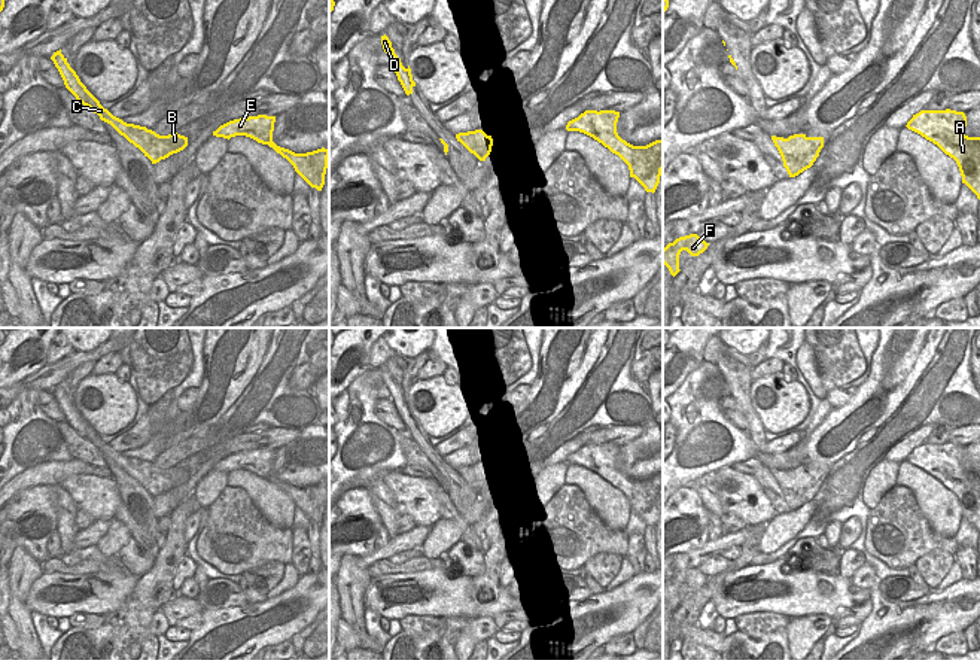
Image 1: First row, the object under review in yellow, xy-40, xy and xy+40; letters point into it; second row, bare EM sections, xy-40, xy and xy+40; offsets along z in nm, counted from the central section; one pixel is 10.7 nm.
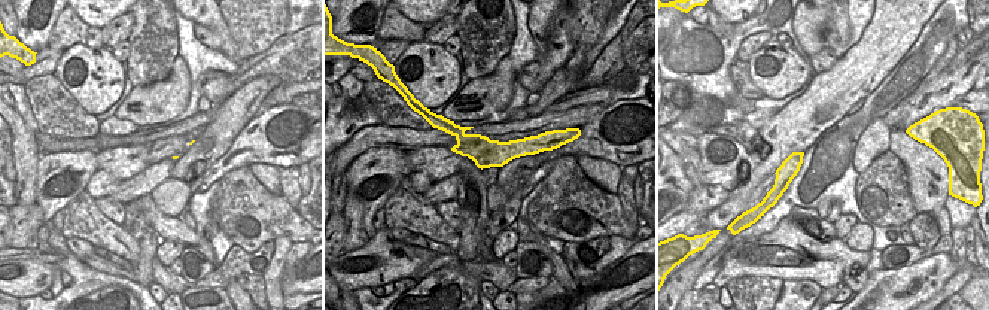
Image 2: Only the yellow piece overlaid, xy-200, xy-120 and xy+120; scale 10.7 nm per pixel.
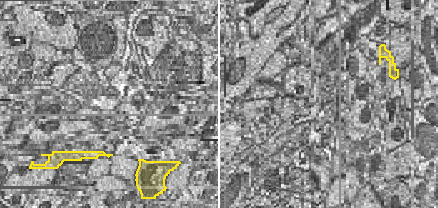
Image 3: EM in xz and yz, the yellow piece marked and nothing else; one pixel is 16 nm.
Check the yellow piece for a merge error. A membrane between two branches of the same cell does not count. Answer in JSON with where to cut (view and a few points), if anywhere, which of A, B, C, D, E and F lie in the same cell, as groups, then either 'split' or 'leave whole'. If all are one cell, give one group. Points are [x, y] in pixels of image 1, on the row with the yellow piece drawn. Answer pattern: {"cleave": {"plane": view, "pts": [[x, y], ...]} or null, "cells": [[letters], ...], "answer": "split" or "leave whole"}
{"cleave": {"plane": "xy", "pts": [[456, 136], [475, 151], [481, 160]]}, "cells": [["A", "B", "C", "D", "E"], ["F"]], "answer": "split"}

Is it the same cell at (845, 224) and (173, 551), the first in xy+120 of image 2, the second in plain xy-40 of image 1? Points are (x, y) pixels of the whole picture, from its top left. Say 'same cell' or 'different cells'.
different cells

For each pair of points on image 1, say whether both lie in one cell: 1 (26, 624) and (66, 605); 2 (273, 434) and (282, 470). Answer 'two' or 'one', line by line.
1: two
2: two

